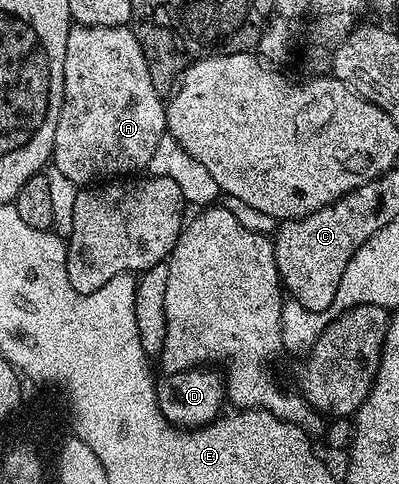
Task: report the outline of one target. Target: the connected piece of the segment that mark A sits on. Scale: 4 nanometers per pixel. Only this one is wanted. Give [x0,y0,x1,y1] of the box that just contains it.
[51,24,166,186]

